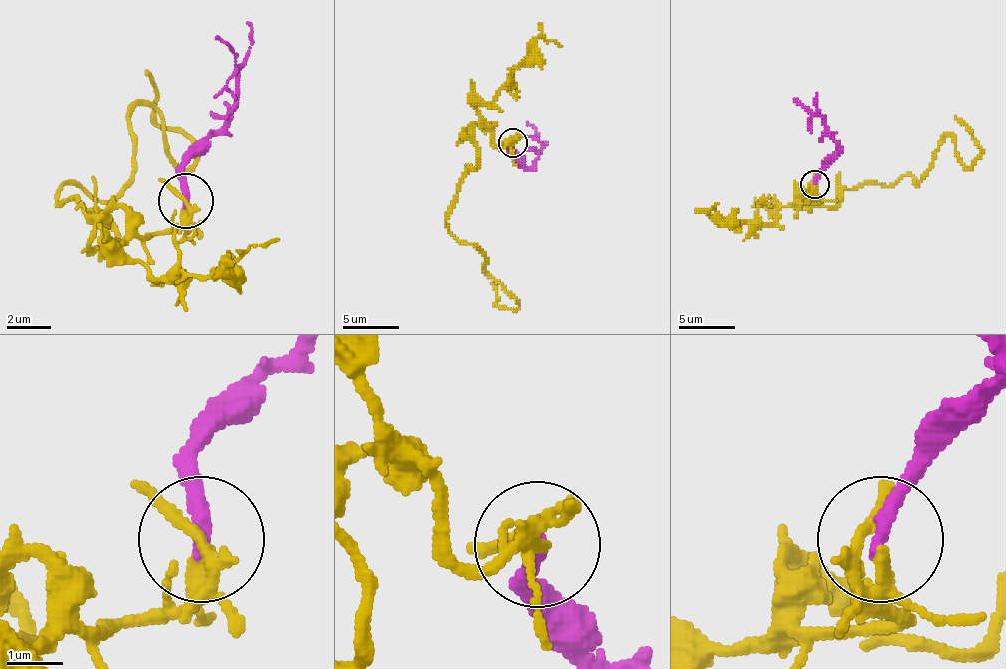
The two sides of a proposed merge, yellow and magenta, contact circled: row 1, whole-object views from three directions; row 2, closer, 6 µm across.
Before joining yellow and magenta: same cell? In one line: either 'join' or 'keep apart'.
join

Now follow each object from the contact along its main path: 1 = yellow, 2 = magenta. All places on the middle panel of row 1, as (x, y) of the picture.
1: (510, 142), (462, 133), (476, 162), (445, 224), (516, 308), (491, 283)
2: (513, 142), (510, 150), (530, 167), (541, 147), (539, 133), (527, 122)

